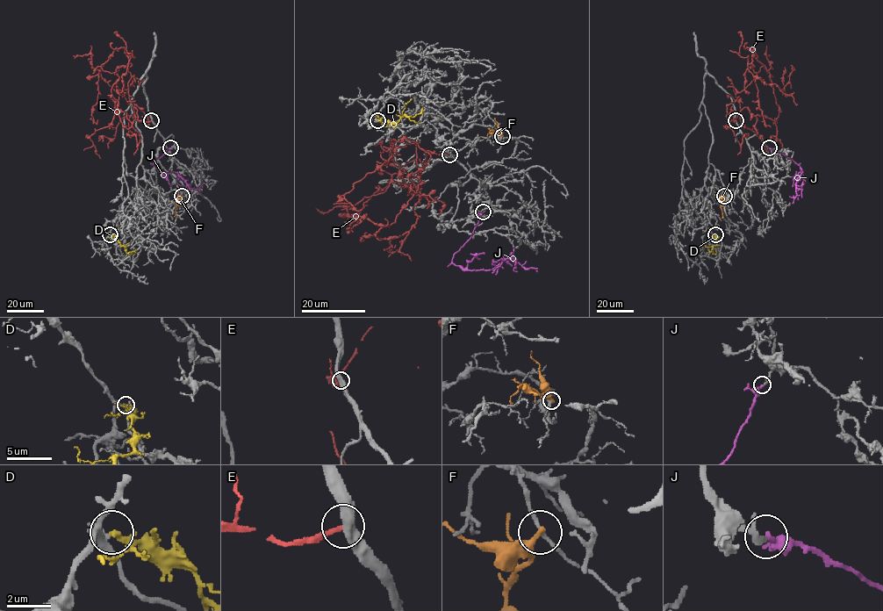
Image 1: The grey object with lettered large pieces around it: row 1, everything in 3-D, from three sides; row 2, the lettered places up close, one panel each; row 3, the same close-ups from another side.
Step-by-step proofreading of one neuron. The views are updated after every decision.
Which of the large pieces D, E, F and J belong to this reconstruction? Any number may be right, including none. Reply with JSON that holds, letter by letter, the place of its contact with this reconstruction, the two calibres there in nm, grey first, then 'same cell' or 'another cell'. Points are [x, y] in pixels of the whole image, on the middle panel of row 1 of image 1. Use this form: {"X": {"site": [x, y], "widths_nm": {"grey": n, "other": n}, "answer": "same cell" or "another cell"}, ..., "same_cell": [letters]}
{"D": {"site": [377, 120], "widths_nm": {"grey": 300, "other": 280}, "answer": "another cell"}, "E": {"site": [449, 154], "widths_nm": {"grey": 380, "other": 180}, "answer": "another cell"}, "F": {"site": [502, 136], "widths_nm": {"grey": 180, "other": 320}, "answer": "another cell"}, "J": {"site": [483, 212], "widths_nm": {"grey": 170, "other": 320}, "answer": "same cell"}, "same_cell": ["J"]}

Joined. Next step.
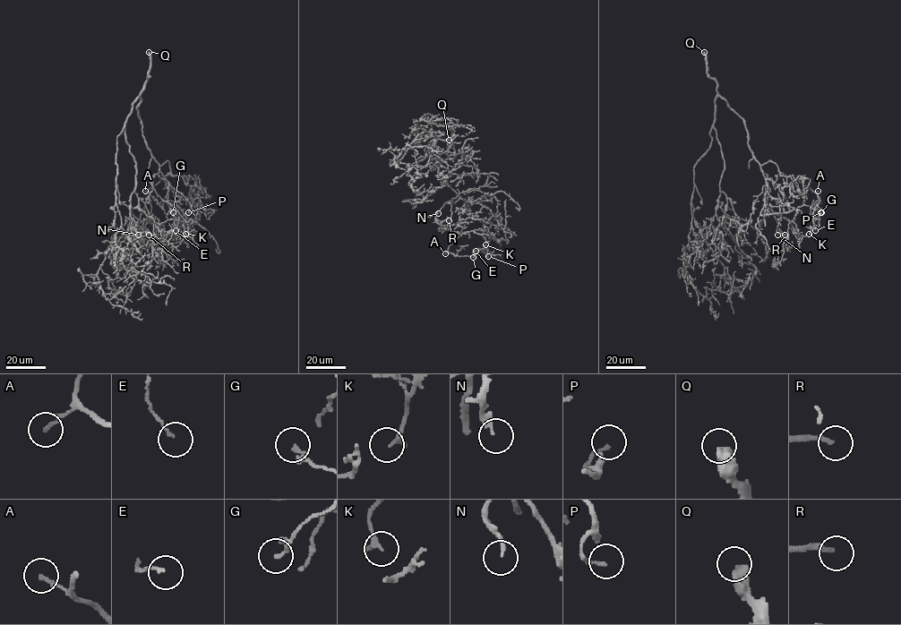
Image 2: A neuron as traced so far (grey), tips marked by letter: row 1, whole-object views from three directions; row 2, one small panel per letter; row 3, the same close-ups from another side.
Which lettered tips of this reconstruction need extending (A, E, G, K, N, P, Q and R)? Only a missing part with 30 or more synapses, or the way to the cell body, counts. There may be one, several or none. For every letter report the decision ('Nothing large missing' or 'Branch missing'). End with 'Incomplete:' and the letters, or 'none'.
A: Nothing large missing
E: Nothing large missing
G: Nothing large missing
K: Nothing large missing
N: Branch missing
P: Nothing large missing
Q: Branch missing
R: Branch missing
Incomplete: N, Q, R

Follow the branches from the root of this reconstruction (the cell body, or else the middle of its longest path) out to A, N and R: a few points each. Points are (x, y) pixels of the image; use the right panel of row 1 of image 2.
A: (715, 115), (715, 98), (720, 96), (743, 121), (748, 147), (760, 165), (770, 160), (782, 175), (818, 191)
N: (715, 115), (715, 98), (720, 96), (743, 121), (748, 147), (767, 175), (766, 197), (777, 224), (777, 235)
R: (715, 115), (715, 98), (720, 96), (743, 121), (748, 147), (767, 175), (768, 209), (785, 235)

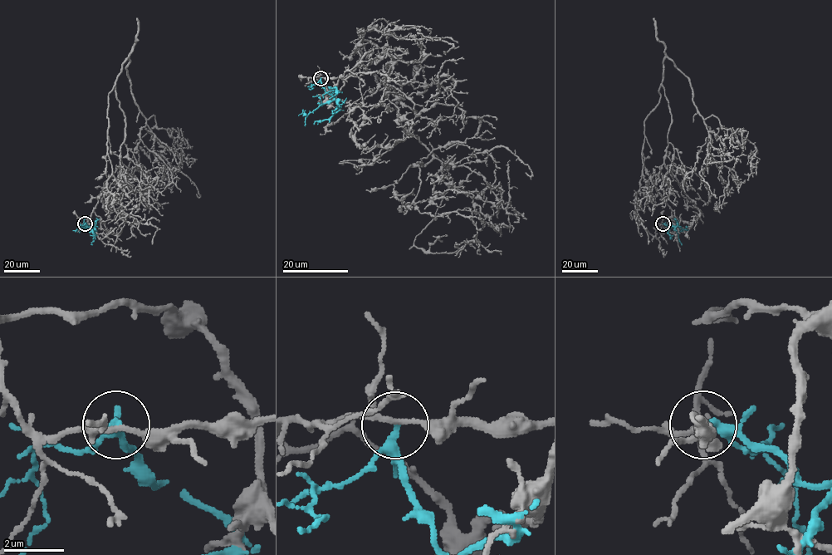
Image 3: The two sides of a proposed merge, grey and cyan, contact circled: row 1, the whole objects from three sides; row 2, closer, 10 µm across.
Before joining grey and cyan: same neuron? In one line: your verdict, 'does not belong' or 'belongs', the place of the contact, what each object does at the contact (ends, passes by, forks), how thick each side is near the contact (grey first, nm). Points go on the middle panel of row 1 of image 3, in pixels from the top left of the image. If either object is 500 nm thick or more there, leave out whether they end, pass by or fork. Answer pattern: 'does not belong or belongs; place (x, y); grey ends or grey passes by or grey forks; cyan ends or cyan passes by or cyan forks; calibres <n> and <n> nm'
does not belong; place (320, 78); grey forks; cyan forks; calibres 160 and 190 nm

